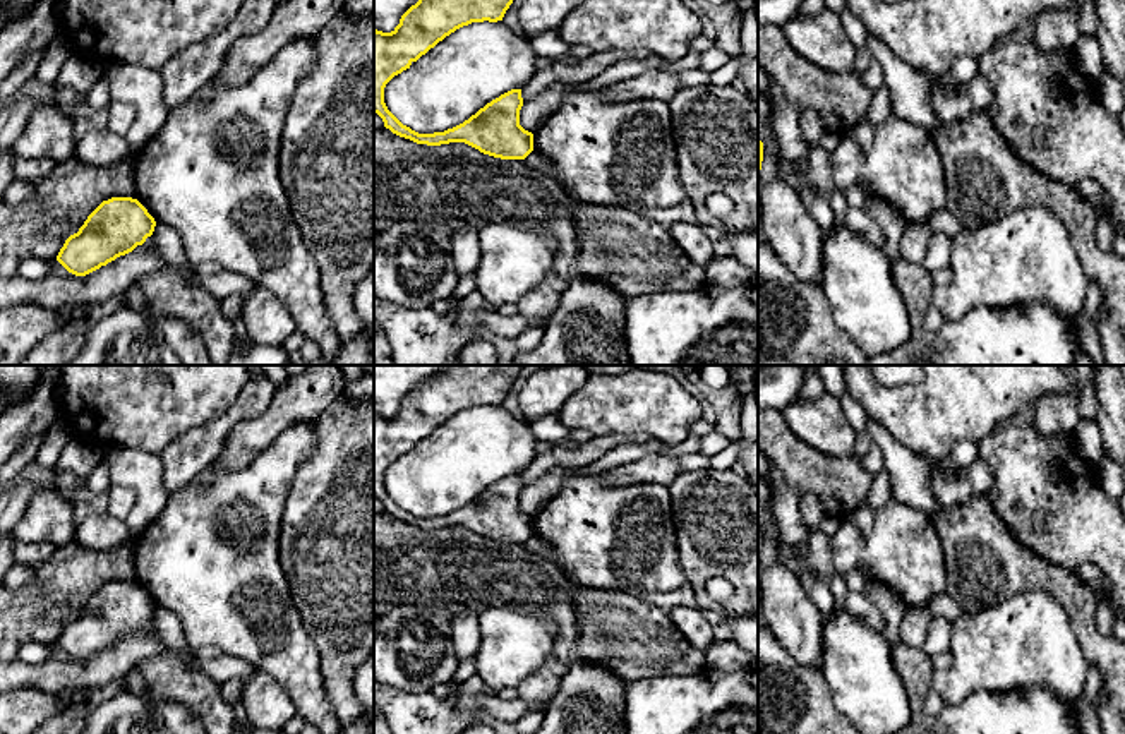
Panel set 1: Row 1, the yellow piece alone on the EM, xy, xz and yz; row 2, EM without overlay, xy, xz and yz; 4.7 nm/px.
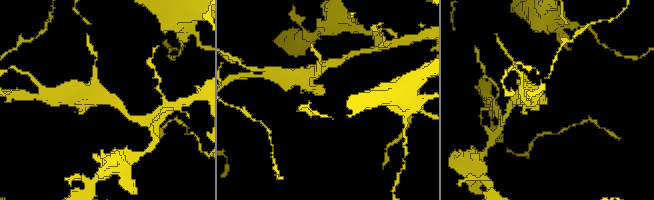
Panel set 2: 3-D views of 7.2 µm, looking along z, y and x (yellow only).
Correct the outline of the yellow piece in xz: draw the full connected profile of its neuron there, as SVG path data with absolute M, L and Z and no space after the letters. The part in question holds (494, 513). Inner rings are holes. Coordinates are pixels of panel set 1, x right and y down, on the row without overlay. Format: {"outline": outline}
{"outline": "M453 365L420 381L391 417L374 413L374 497L386 513L417 528L465 526L501 544L525 544L533 535L533 518L520 509L521 473L501 478L463 508L434 518L403 509L384 487L386 468L446 420L472 406L502 405L523 367Z"}

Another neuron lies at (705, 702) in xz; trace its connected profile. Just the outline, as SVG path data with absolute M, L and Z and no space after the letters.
M705 665L689 674L628 683L624 722L628 734L758 734L758 667L753 671L722 672Z

